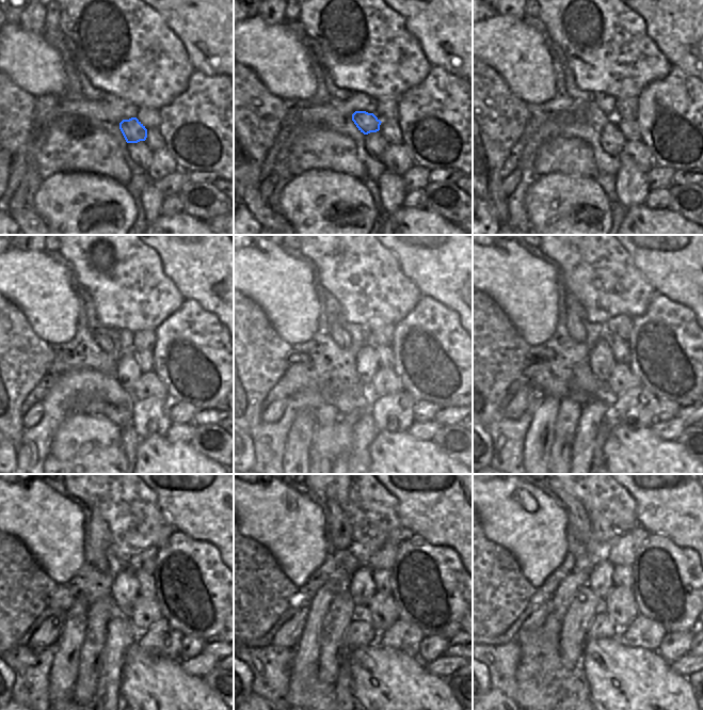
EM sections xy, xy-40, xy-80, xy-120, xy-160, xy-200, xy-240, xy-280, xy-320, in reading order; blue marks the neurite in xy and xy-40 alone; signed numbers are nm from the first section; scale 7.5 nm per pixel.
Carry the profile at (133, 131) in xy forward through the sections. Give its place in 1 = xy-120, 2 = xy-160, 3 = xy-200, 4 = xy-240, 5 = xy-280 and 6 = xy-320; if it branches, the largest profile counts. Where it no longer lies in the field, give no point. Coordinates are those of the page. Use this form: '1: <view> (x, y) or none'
1: xy-120 (105, 342)
2: xy-160 (340, 336)
3: xy-200 (574, 319)
4: xy-240 (98, 559)
5: xy-280 (345, 527)
6: xy-320 (574, 507)

